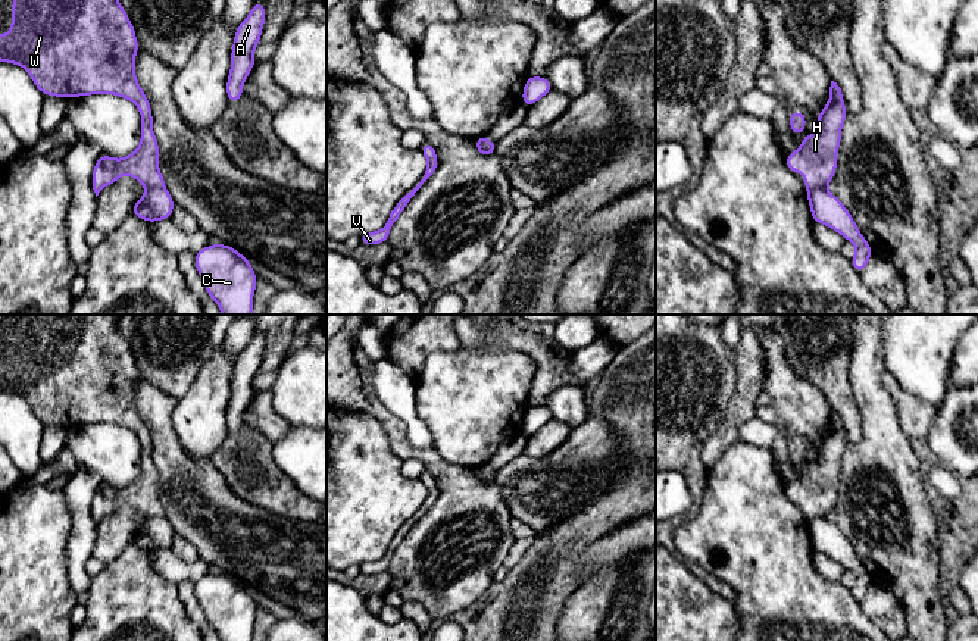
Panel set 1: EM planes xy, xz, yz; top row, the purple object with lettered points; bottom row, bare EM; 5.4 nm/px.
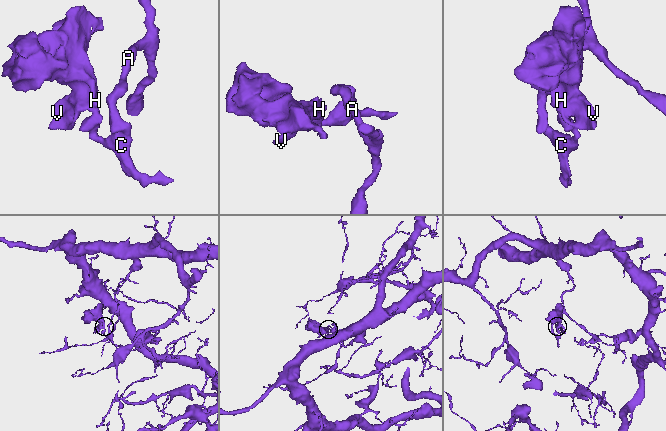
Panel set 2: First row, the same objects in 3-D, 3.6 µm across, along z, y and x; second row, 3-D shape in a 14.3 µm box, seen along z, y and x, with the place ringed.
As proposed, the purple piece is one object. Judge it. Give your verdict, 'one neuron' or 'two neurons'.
two neurons

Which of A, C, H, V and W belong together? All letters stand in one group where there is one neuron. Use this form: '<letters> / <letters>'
A C / H V W

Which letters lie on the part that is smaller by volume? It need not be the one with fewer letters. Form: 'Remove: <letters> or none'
Remove: H, V, W

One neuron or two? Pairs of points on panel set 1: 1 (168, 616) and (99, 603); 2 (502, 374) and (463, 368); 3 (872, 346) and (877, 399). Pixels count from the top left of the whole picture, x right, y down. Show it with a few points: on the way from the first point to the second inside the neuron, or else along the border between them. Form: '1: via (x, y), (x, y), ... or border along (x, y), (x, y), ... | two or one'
1: via (150, 616), (134, 613), (124, 603), (116, 603) | one
2: via (493, 374), (472, 374) | one
3: via (872, 359), (872, 385) | one

